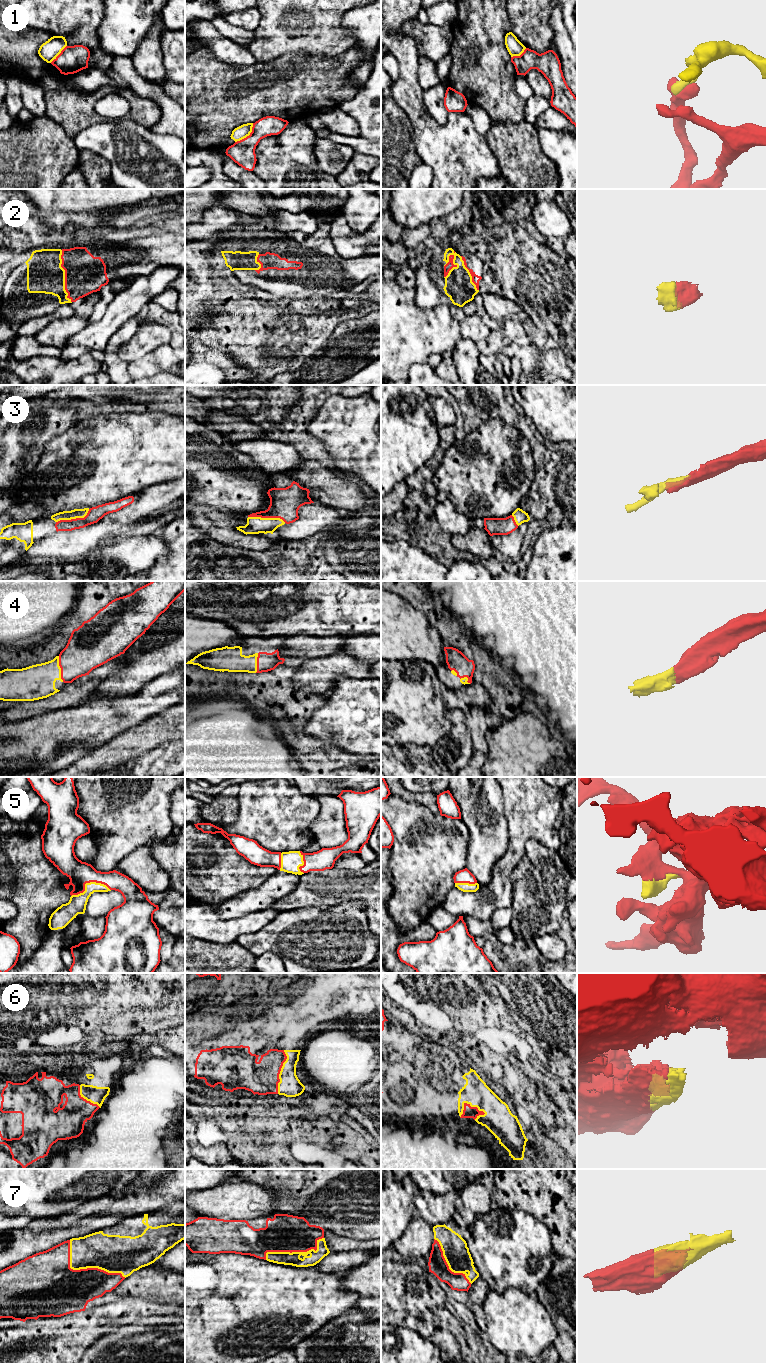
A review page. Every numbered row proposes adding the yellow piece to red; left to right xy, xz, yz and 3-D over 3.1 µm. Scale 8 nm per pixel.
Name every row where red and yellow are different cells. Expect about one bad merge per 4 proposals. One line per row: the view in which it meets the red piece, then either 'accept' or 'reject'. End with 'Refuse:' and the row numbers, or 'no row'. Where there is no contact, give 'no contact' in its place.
1: xz | reject
2: xy | accept
3: xz | accept
4: xy | accept
5: xy | accept
6: yz | accept
7: xy | accept
Refuse: 1

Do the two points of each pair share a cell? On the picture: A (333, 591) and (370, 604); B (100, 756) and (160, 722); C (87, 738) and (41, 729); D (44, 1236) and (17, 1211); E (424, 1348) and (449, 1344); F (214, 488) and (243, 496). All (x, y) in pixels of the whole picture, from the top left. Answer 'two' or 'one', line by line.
A: one
B: one
C: one
D: two
E: two
F: one

